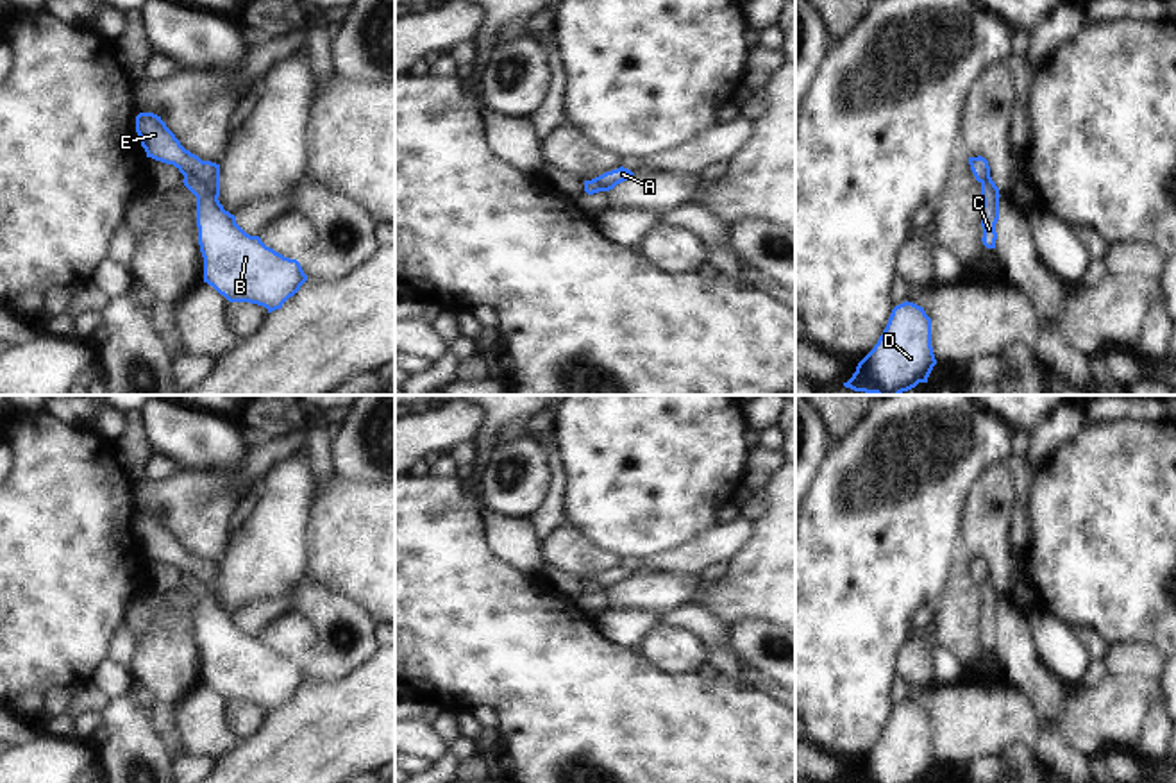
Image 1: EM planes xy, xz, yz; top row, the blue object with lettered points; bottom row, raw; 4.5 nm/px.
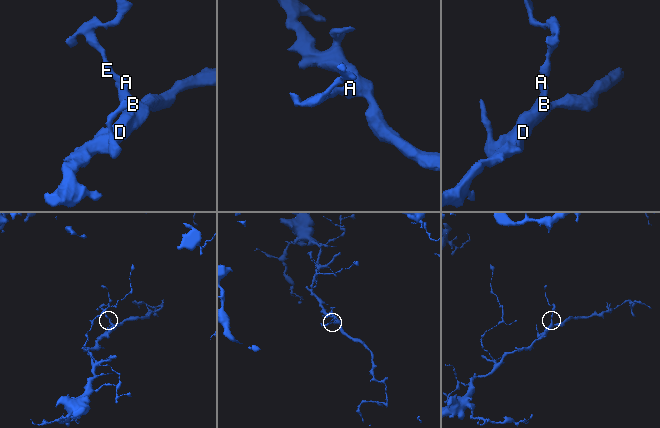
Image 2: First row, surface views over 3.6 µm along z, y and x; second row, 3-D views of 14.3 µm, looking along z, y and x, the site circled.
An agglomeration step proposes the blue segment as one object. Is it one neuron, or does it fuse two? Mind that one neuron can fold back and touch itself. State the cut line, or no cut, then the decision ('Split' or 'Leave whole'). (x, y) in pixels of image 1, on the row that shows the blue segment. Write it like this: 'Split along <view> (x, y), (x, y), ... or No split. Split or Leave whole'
Split along xy (184, 176), (201, 179), (217, 197). Split.

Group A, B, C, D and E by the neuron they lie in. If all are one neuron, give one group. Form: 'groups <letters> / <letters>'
groups A E / B C D

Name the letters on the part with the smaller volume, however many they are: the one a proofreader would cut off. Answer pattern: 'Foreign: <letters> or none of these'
Foreign: A, E

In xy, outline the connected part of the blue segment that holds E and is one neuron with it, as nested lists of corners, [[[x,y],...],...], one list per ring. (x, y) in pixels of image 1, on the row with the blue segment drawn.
[[[139,113],[136,116],[136,132],[147,157],[173,164],[184,177],[200,179],[220,197],[220,164],[202,161],[198,156],[186,150],[161,116]]]

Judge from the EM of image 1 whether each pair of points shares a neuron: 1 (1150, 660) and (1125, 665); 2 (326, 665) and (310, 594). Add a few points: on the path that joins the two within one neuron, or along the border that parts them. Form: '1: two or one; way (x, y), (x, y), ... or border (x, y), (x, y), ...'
1: one; way (1144, 660), (1130, 660)
2: one; way (326, 648), (324, 612)

